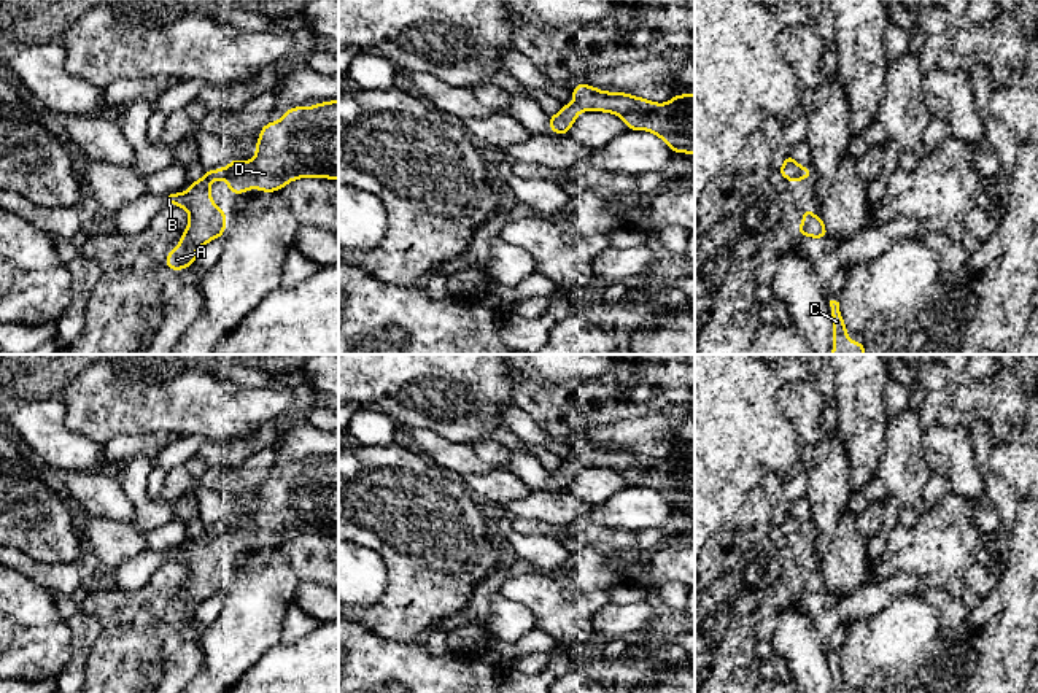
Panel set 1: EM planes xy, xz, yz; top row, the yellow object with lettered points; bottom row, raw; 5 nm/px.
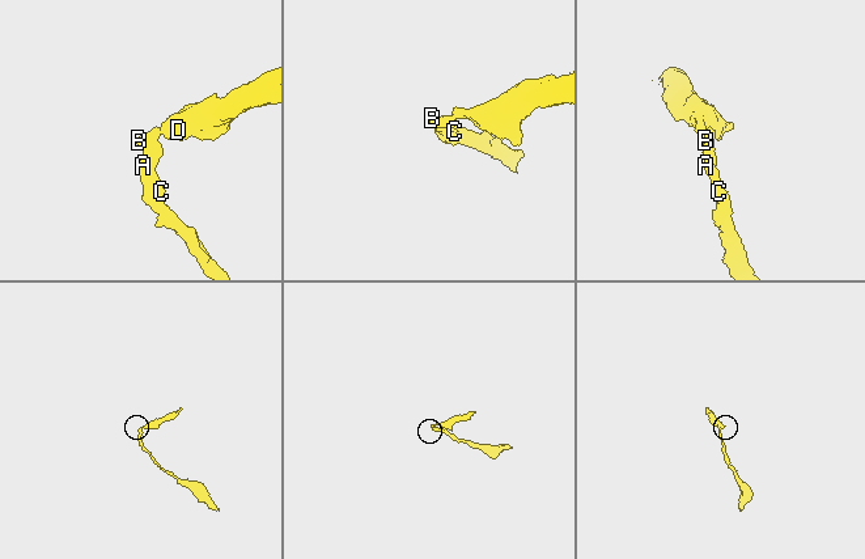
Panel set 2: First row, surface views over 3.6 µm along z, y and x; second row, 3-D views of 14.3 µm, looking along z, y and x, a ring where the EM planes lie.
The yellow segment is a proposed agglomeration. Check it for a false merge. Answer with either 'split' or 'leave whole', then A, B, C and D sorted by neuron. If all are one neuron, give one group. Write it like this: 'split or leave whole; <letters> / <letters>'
leave whole; A B C D

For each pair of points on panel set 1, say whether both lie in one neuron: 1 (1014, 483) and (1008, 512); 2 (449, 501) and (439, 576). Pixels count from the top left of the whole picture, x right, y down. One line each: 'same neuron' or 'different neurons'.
1: different neurons
2: same neuron

